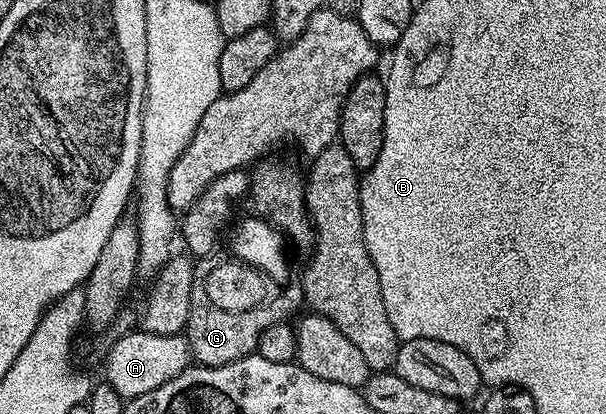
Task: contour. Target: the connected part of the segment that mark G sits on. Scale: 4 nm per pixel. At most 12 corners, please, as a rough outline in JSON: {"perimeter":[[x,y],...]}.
{"perimeter":[[303,287],[232,313],[192,291],[191,359],[217,368],[253,355],[262,330],[291,321]]}

